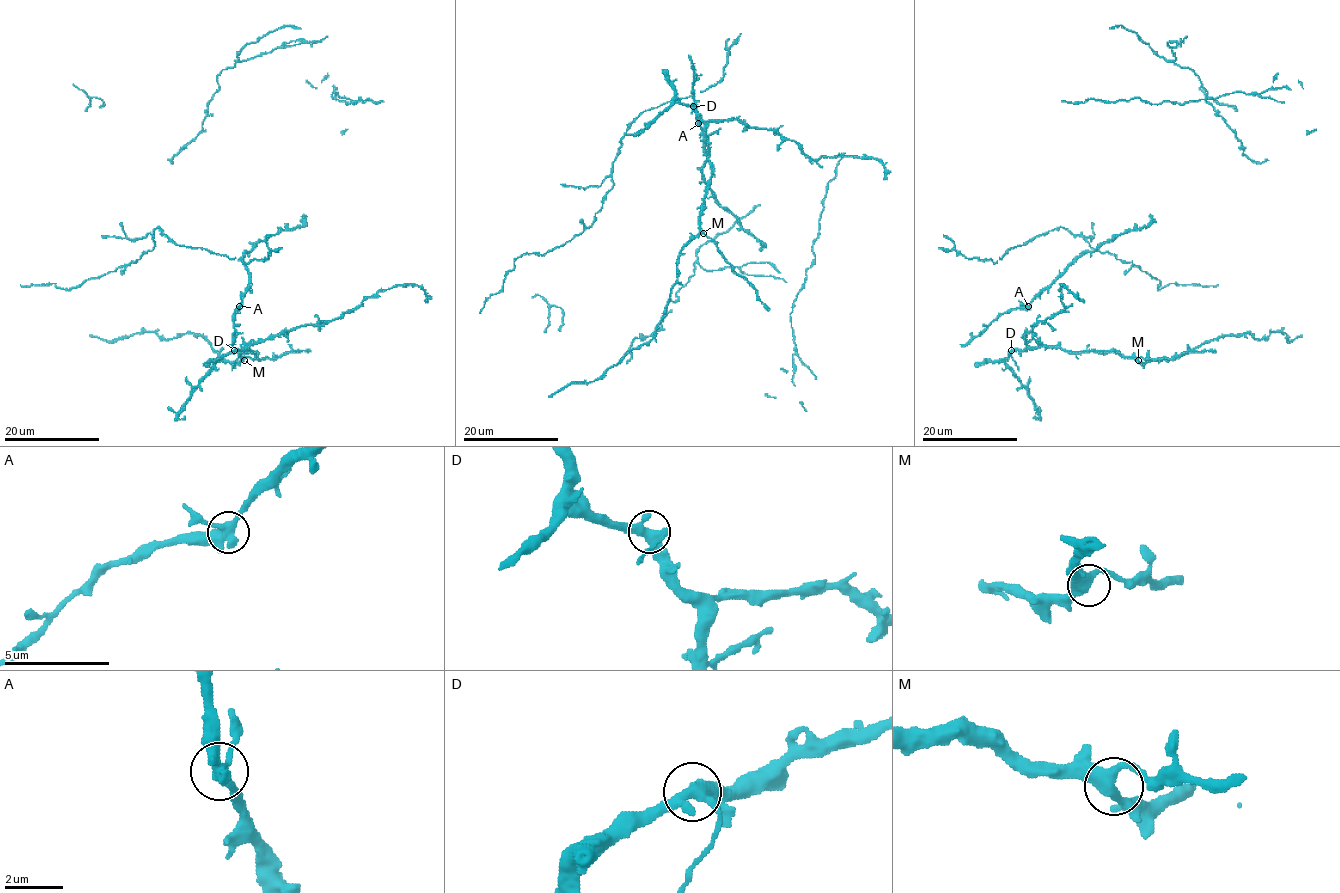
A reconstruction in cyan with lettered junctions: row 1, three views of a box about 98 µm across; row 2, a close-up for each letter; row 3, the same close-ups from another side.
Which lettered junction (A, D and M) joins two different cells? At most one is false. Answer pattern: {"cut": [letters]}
{"cut": []}

